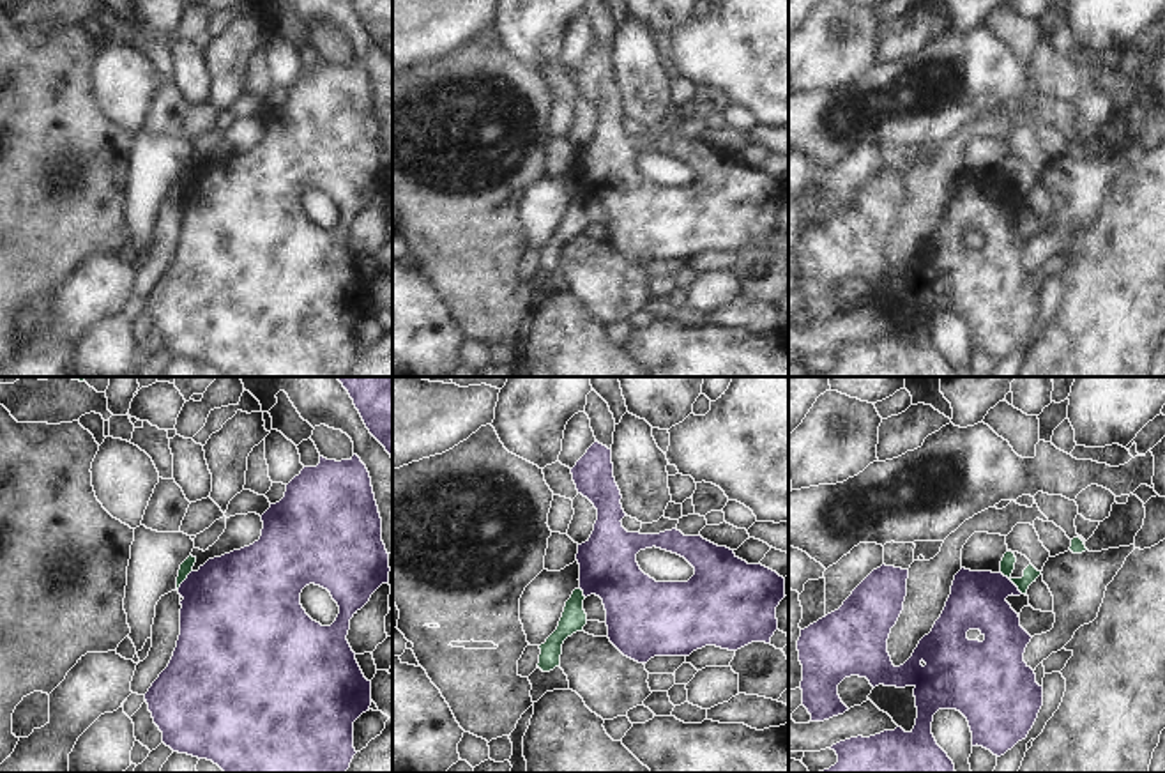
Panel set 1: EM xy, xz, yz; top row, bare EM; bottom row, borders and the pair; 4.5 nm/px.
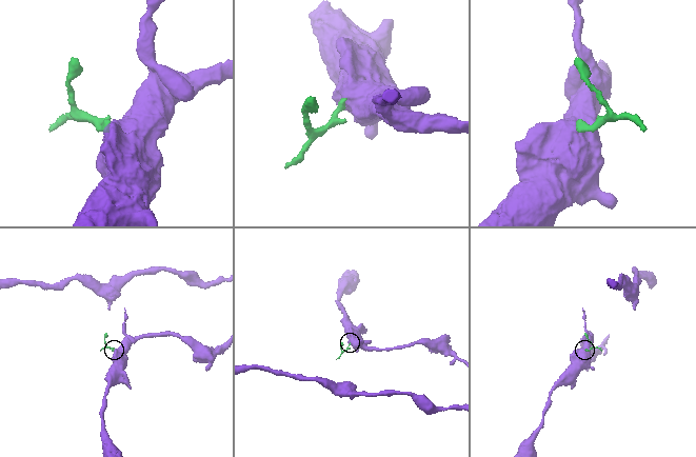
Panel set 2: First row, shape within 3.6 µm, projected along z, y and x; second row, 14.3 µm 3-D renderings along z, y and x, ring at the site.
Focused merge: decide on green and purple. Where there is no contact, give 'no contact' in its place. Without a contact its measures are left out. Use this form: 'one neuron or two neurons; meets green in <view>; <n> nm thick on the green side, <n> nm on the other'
two neurons; meets green in yz; 70 nm thick on the green side, 260 nm on the other

